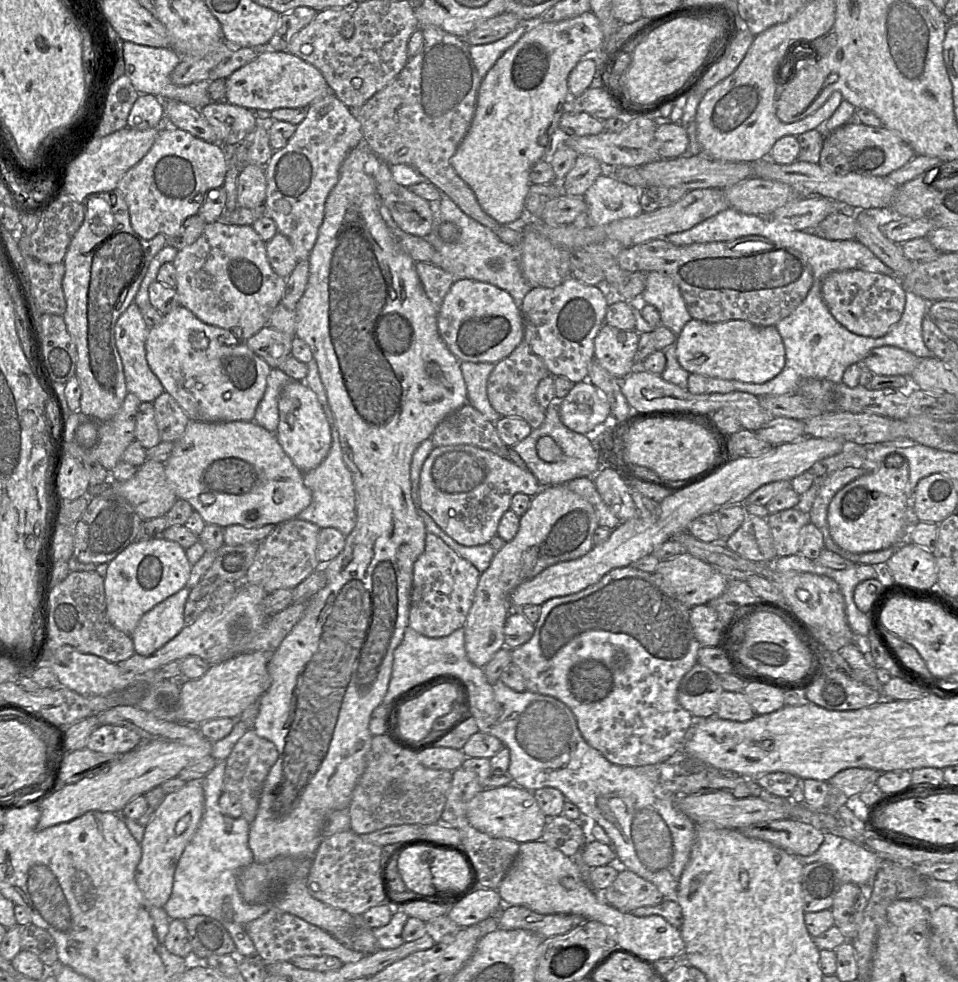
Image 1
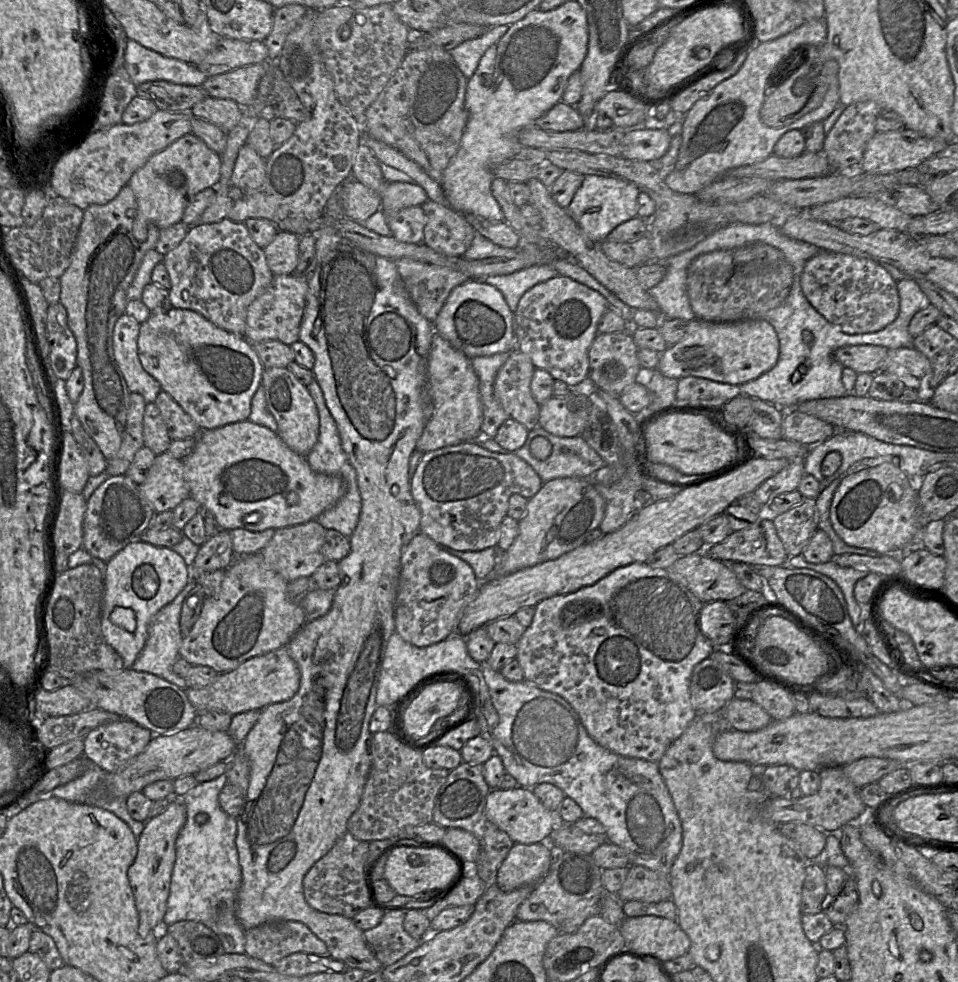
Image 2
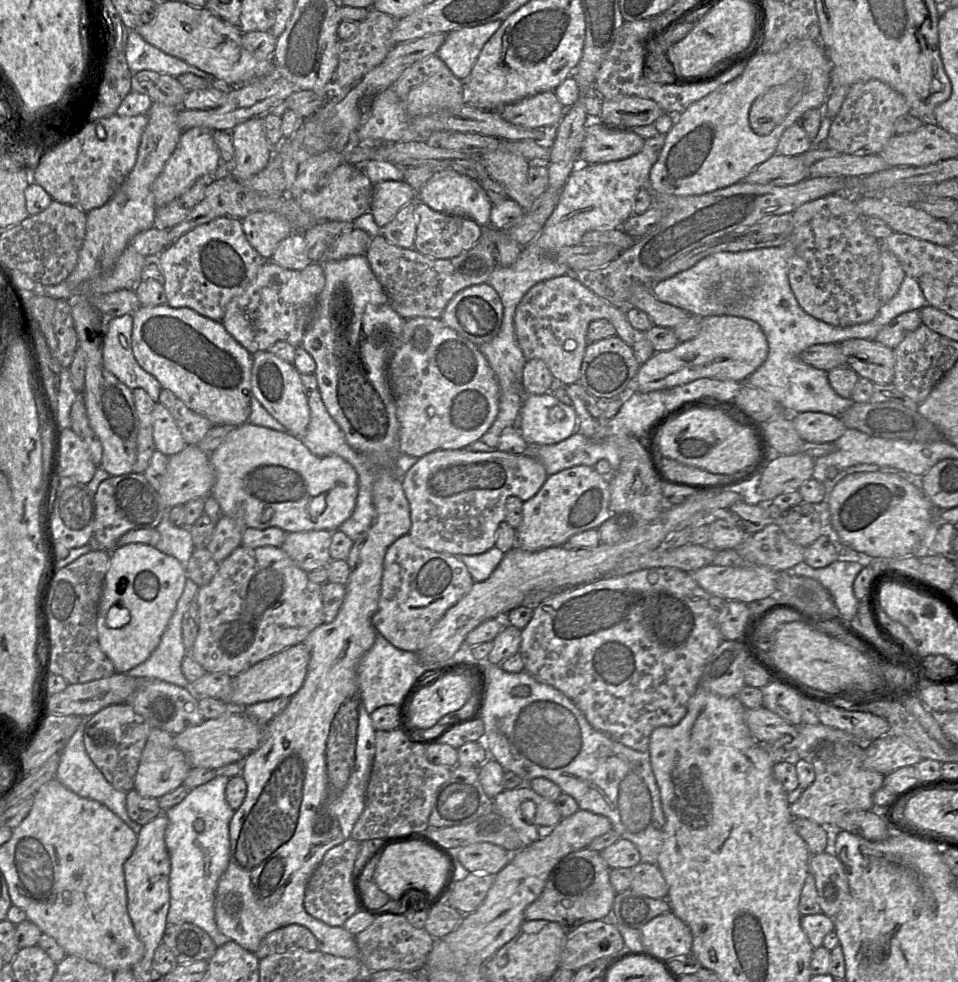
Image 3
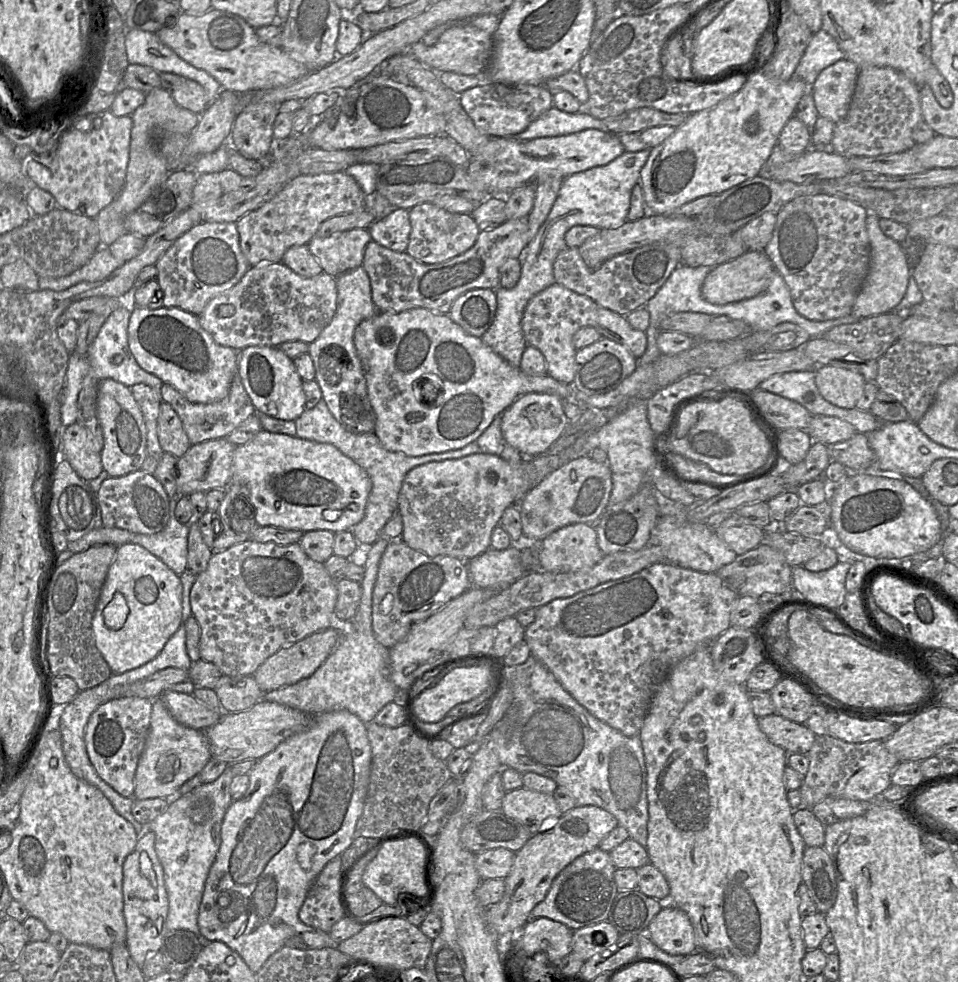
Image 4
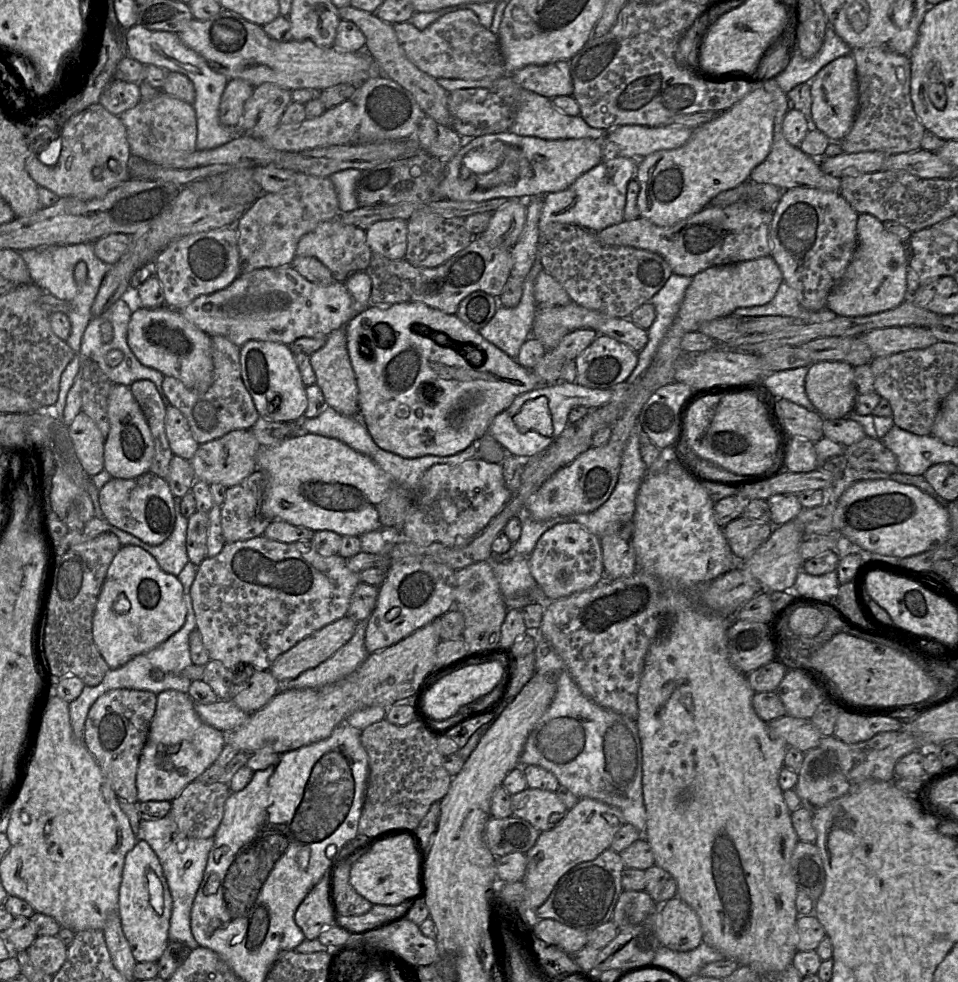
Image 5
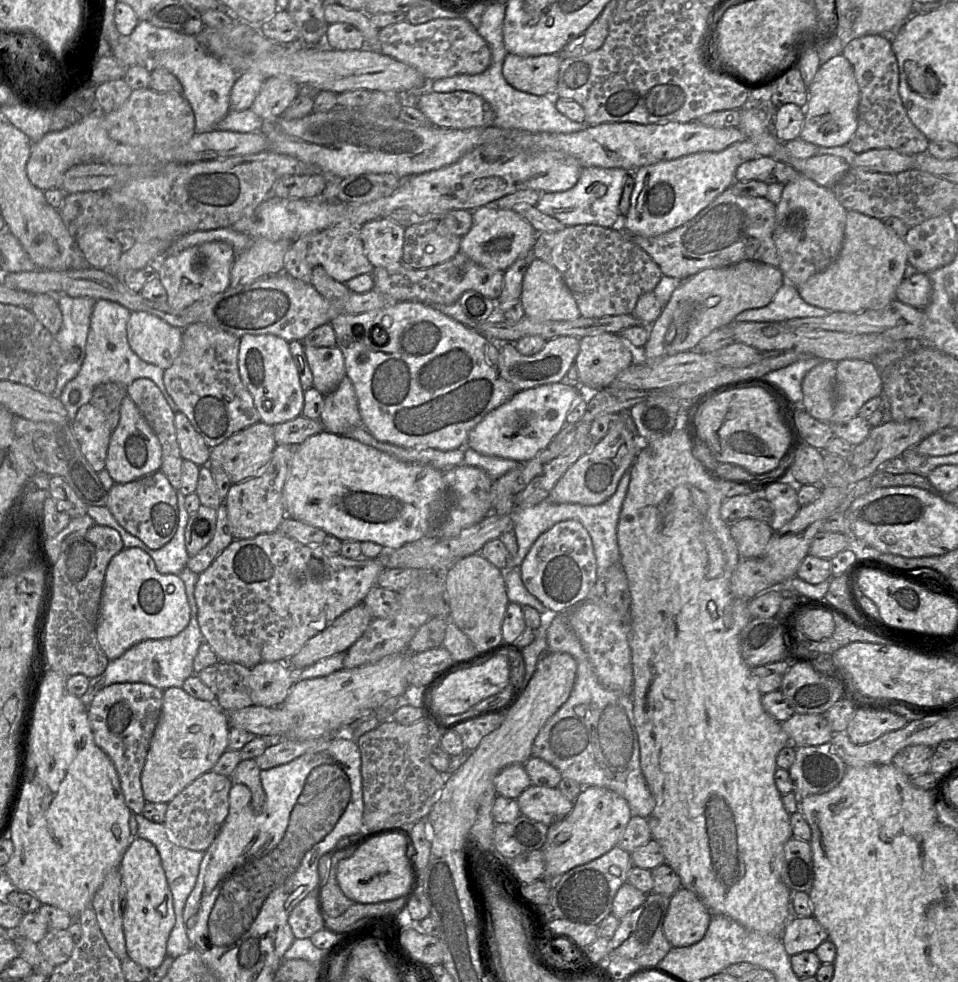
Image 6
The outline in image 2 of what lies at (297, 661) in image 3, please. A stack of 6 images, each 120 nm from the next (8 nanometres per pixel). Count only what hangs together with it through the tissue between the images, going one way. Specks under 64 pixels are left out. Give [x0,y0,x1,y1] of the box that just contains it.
[186,647,299,716]

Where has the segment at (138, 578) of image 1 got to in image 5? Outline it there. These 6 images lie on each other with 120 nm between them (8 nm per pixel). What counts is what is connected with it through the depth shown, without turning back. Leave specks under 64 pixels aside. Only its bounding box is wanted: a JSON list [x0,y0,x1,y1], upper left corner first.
[92,546,187,669]

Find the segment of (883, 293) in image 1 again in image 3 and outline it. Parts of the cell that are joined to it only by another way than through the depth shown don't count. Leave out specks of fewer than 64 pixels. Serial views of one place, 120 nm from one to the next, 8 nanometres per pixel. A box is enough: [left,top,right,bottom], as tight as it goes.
[780,195,882,327]

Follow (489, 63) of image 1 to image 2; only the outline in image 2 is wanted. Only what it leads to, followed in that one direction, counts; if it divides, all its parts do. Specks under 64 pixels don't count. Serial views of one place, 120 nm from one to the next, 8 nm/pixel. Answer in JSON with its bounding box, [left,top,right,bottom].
[450,25,510,79]

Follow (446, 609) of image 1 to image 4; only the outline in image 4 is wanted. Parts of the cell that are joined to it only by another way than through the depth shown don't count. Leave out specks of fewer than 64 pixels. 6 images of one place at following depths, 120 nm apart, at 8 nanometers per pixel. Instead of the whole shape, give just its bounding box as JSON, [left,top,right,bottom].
[372,540,471,649]

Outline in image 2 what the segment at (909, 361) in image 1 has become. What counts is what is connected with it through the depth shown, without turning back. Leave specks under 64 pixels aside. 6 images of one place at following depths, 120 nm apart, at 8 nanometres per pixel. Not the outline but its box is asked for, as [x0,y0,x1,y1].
[833,345,888,373]

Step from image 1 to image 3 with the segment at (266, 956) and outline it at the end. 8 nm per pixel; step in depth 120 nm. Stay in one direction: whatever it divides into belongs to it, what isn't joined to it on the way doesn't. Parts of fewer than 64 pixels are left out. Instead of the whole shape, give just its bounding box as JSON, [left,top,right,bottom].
[255,924,318,960]

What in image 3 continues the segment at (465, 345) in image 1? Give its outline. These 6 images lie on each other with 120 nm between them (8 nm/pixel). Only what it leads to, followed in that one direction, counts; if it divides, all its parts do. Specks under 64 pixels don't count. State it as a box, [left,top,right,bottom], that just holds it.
[440,282,503,346]

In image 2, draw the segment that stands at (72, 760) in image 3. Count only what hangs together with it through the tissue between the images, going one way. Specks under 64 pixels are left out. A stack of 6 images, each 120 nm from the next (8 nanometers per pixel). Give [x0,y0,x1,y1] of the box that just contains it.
[51,758,145,839]

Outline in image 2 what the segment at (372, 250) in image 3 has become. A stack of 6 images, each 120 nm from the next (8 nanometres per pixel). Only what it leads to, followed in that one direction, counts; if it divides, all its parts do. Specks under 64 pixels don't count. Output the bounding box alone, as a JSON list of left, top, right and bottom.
[395,258,471,323]

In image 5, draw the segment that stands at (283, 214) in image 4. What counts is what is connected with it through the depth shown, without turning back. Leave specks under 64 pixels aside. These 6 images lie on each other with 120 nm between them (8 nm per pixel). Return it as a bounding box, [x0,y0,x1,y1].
[234,173,339,274]

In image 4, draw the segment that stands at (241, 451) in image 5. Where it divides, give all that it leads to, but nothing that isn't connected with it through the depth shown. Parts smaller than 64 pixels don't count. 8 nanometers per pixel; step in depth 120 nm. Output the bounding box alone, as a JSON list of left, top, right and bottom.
[176,438,236,496]

